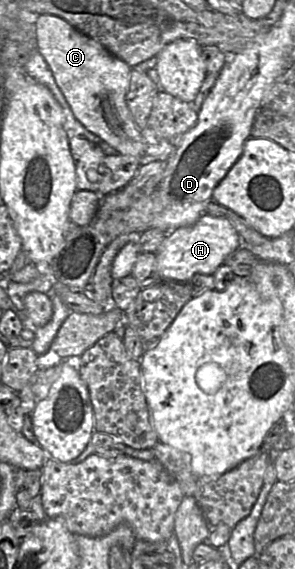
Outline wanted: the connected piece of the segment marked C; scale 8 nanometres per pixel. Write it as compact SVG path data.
M35 16L33 32L35 48L51 70L75 118L118 154L133 156L141 165L146 164L146 144L125 100L131 67L57 16Z

